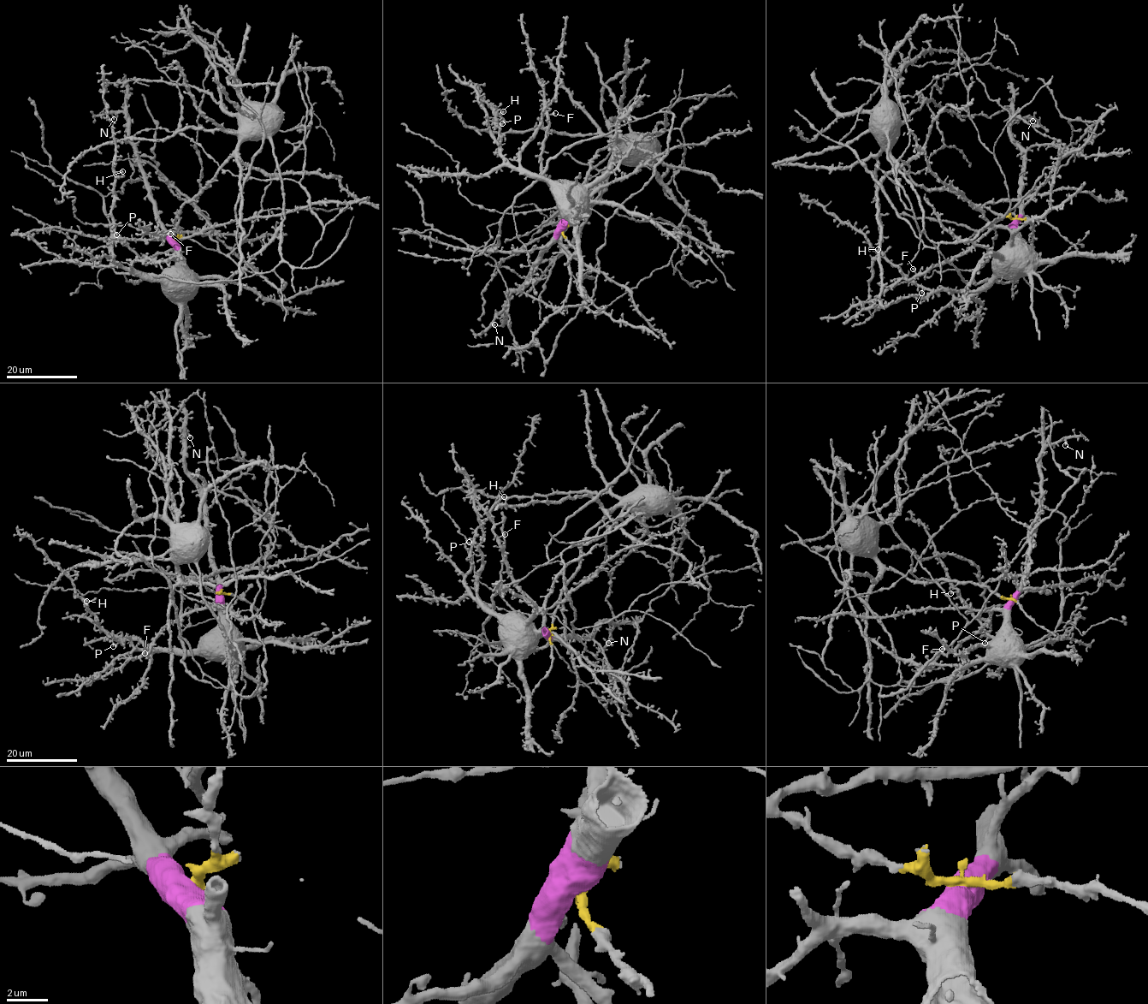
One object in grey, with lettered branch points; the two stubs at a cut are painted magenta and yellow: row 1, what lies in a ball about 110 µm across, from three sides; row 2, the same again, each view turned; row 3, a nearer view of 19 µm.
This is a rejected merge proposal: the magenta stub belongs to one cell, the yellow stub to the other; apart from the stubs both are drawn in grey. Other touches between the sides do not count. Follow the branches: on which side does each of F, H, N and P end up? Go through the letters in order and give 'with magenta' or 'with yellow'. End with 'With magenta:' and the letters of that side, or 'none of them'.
F: with magenta
H: with magenta
N: with magenta
P: with magenta
With magenta: F, H, N, P

